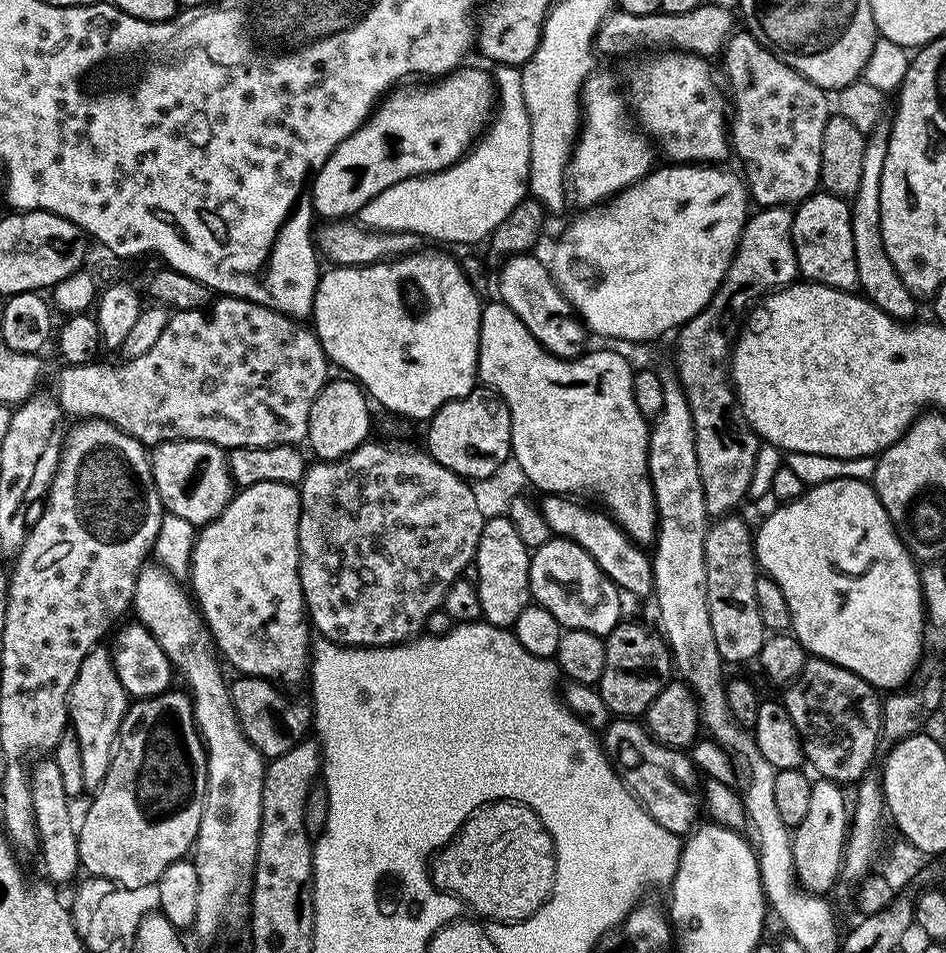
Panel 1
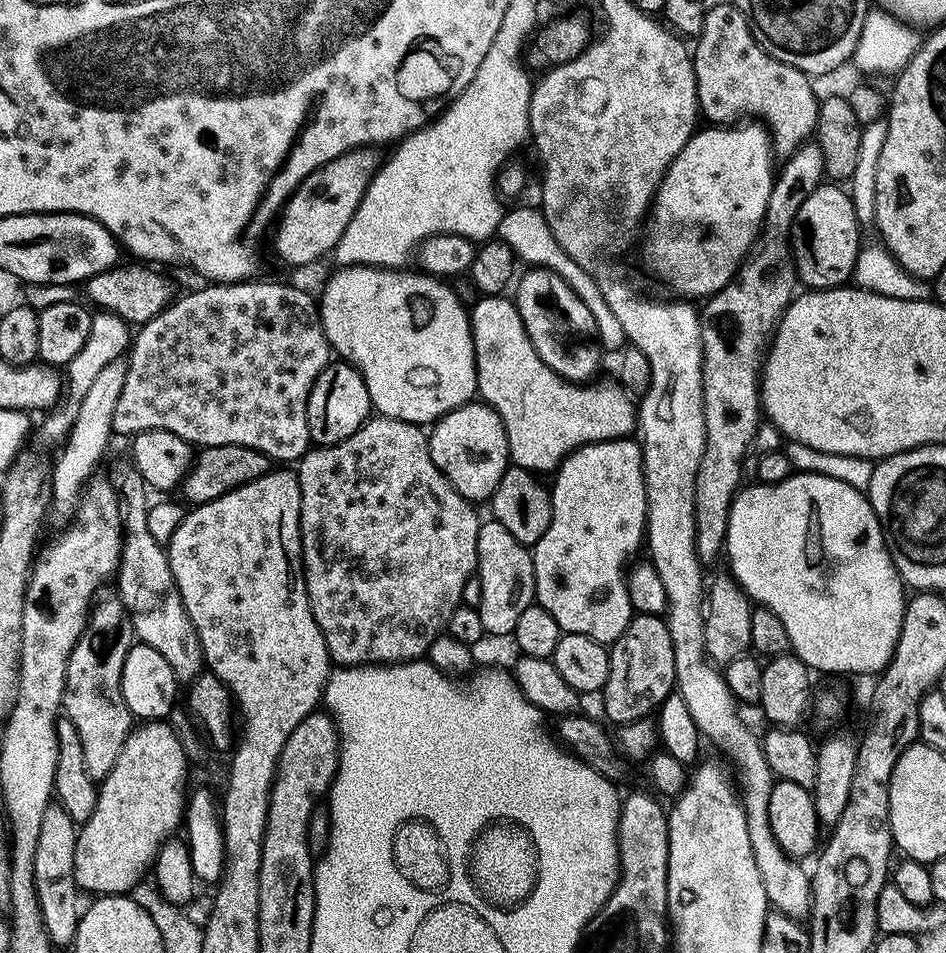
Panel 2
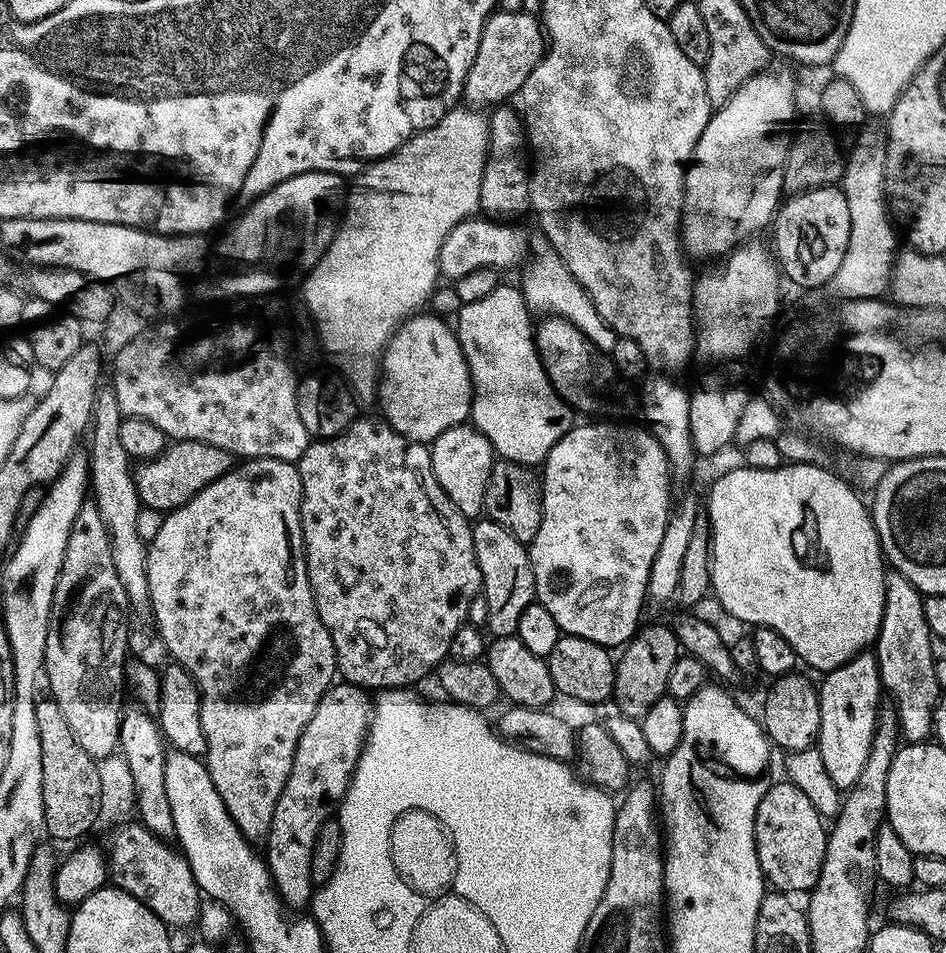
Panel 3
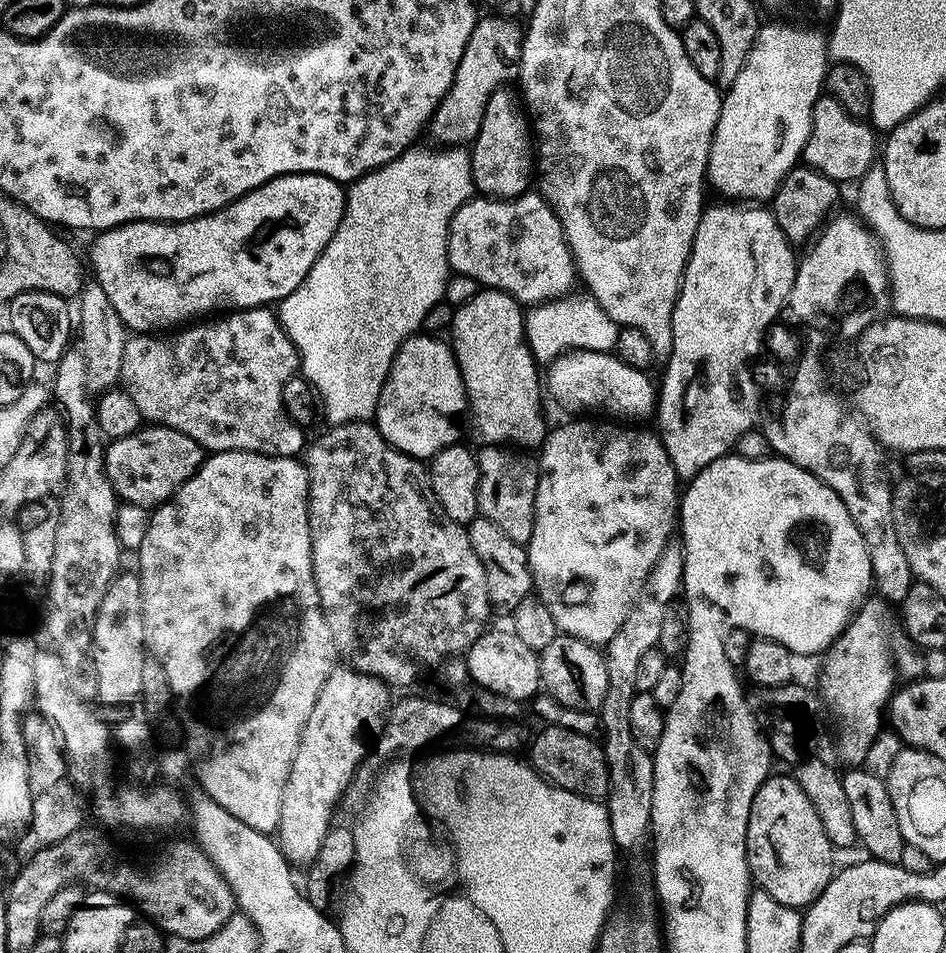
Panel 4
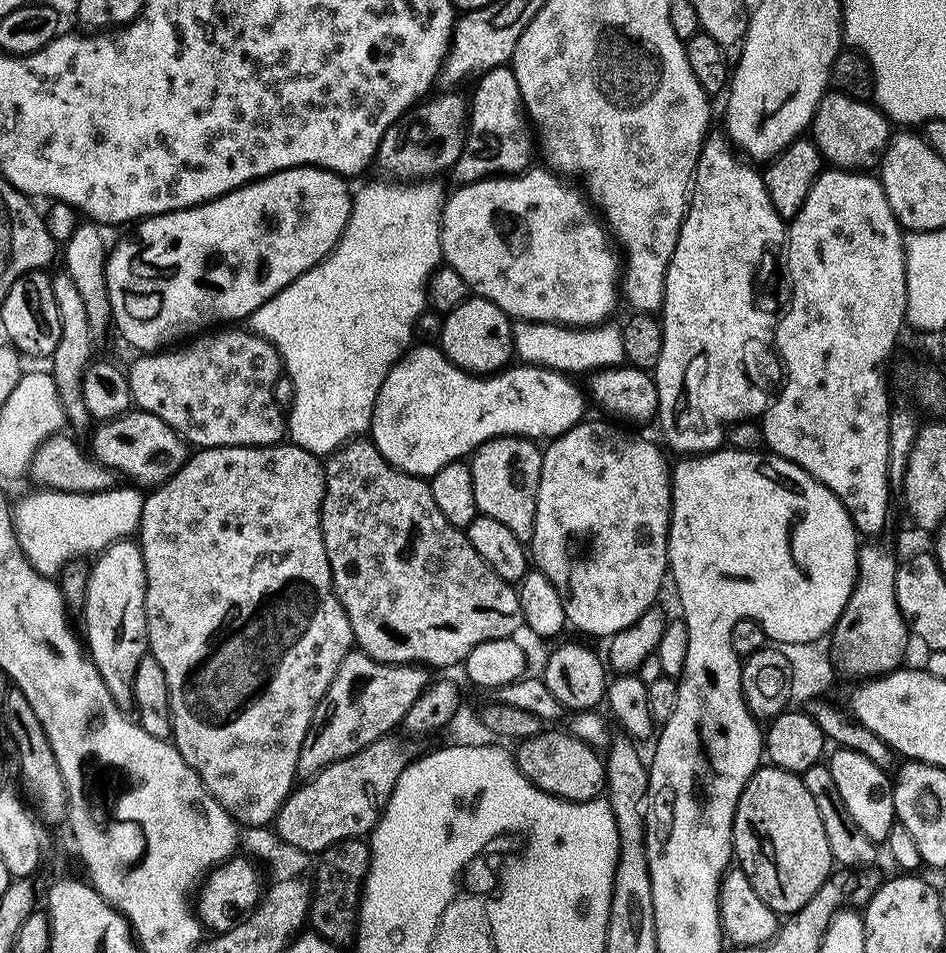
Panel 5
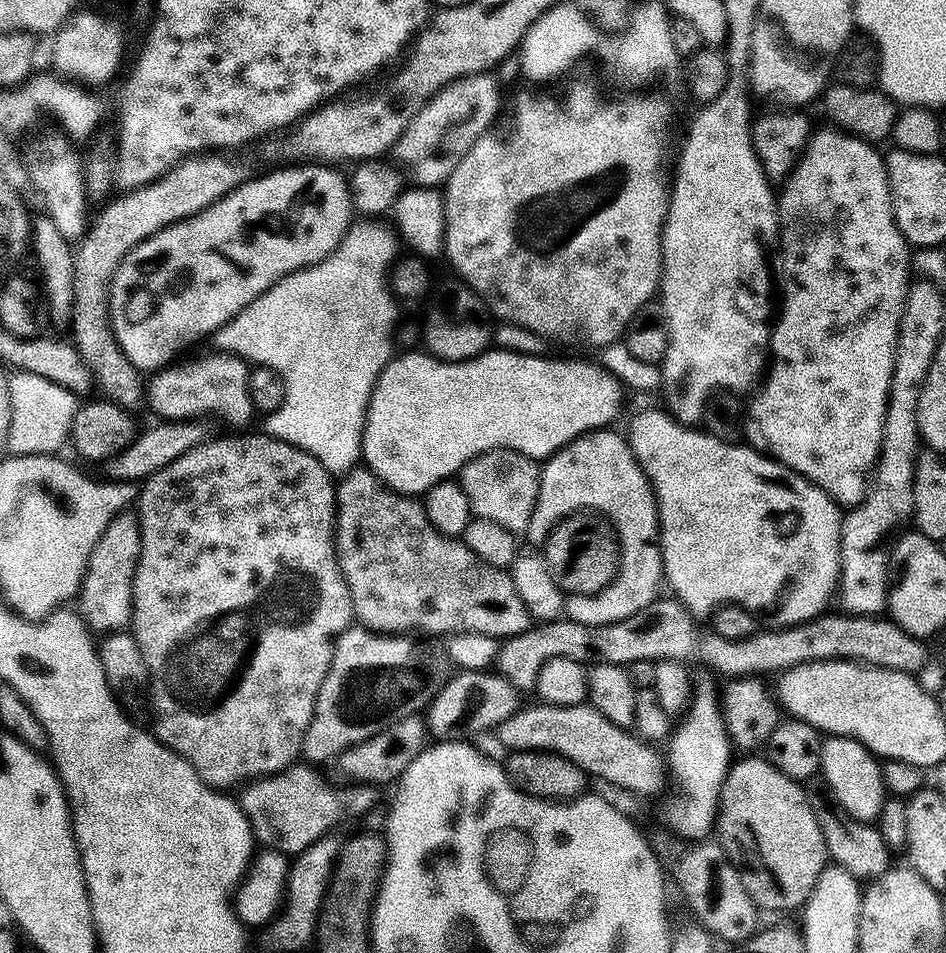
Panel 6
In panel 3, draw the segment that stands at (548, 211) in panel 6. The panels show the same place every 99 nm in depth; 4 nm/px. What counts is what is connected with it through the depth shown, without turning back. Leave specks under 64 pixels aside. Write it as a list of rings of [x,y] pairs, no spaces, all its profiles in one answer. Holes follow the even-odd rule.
[[[491,218],[458,222],[458,226],[454,226],[450,234],[446,234],[440,247],[439,275],[449,276],[449,281],[454,282],[462,278],[462,274],[470,274],[470,270],[479,268],[519,269],[529,259],[530,251],[528,252],[528,236],[518,225],[516,222],[501,222]]]

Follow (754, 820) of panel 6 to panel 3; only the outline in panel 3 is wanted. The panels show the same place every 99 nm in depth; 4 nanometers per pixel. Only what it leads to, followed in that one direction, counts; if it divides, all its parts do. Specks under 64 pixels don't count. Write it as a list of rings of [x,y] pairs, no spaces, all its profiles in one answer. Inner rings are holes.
[[[787,782],[769,786],[762,802],[758,802],[754,822],[756,853],[765,881],[777,892],[811,893],[826,858],[828,833],[825,817],[814,810],[810,798],[806,798],[798,786]]]

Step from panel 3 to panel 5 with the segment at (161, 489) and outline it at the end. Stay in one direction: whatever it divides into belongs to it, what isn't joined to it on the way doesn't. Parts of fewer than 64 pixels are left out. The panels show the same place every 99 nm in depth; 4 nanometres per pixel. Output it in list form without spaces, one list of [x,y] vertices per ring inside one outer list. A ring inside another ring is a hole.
[[[129,410],[118,418],[97,423],[95,428],[96,437],[92,440],[92,449],[90,448],[94,459],[121,477],[129,476],[132,479],[129,481],[140,486],[164,484],[188,461],[190,455],[184,437],[166,426],[162,418],[149,412]]]

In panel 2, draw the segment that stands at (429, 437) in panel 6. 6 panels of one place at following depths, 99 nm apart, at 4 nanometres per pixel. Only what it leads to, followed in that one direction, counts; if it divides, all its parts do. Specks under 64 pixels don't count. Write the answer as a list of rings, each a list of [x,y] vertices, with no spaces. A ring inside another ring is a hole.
[[[349,265],[343,270],[336,270],[328,282],[328,289],[318,296],[318,311],[320,324],[324,327],[324,337],[328,340],[331,351],[336,352],[337,357],[343,358],[352,367],[357,368],[366,382],[366,390],[372,399],[372,407],[381,416],[389,416],[395,420],[405,420],[411,424],[421,426],[431,425],[433,422],[445,416],[447,412],[469,403],[477,395],[476,386],[476,351],[472,345],[472,325],[469,313],[461,301],[457,298],[451,285],[440,281],[424,272],[414,274],[409,270],[379,269],[371,265]]]

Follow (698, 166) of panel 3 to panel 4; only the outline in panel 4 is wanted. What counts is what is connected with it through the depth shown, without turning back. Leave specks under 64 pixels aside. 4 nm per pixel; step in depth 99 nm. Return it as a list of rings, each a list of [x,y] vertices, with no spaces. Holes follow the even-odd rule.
[[[761,23],[760,31],[756,41],[752,43],[744,69],[734,78],[732,85],[723,93],[720,101],[720,117],[716,123],[716,129],[712,135],[712,145],[708,155],[708,170],[706,173],[707,183],[716,192],[721,192],[721,197],[727,198],[732,202],[768,202],[776,195],[778,186],[784,180],[790,169],[797,167],[798,161],[803,157],[806,138],[810,138],[810,126],[812,125],[812,111],[814,102],[822,95],[824,87],[824,75],[830,67],[830,57],[825,33],[815,32],[812,28],[799,28],[796,24],[768,24]]]

